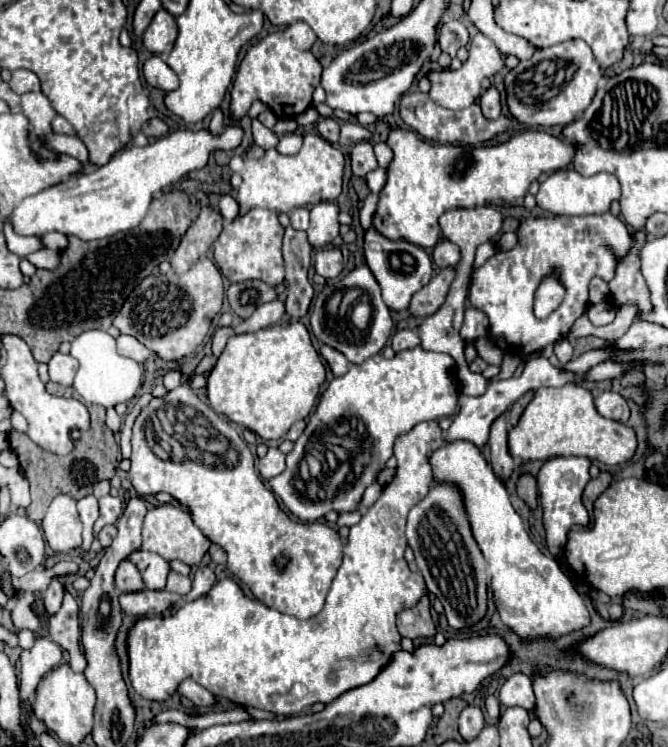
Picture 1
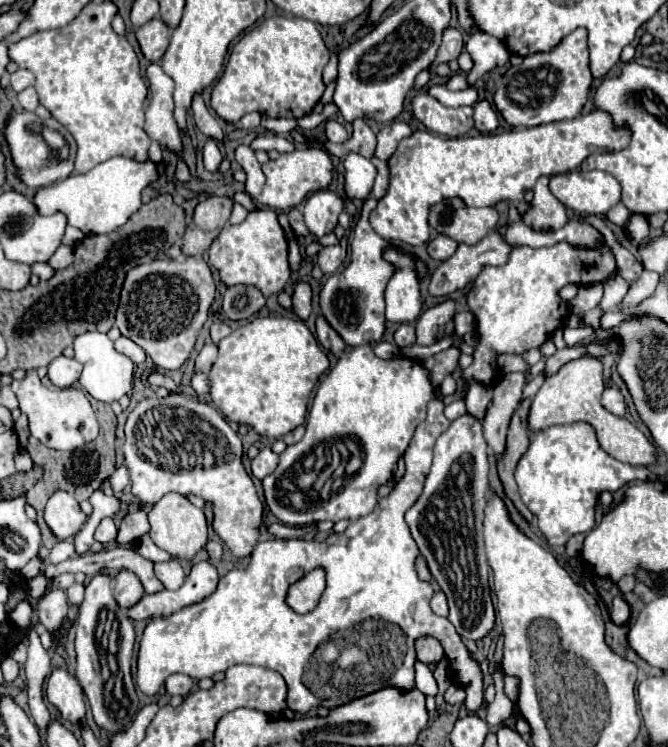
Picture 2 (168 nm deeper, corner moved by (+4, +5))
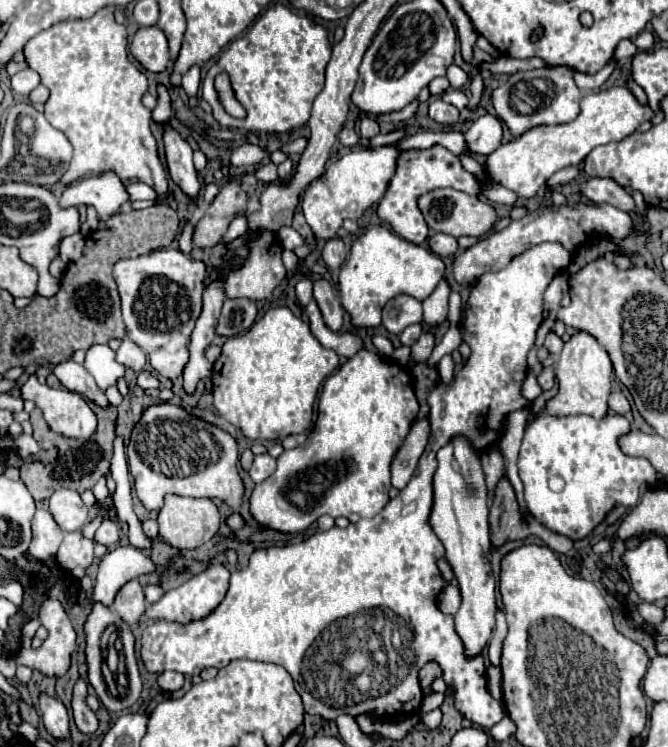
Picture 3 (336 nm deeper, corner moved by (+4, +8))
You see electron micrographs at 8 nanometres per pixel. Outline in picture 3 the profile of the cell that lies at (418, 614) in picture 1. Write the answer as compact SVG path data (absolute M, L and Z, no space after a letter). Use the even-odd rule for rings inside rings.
M429 662L427 666L423 666L423 670L419 672L419 684L421 684L425 696L433 694L431 684L433 684L433 680L439 678L439 676L441 676L441 670L439 670L439 664L437 664L437 662Z

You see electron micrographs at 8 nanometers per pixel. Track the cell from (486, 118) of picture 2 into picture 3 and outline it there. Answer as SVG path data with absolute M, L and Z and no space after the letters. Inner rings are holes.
M485 114L471 124L465 134L465 140L469 152L489 156L501 144L501 122L495 116Z

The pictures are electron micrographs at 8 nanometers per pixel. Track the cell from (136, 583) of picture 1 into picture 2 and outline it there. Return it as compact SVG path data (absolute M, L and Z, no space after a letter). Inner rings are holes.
M127 569L119 571L119 575L115 577L113 591L115 591L115 599L121 609L129 609L131 605L135 605L135 601L139 601L145 595L145 589L143 589L139 577Z

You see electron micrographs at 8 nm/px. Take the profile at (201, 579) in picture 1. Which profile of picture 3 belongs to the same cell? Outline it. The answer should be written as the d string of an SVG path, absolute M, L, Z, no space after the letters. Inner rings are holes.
M213 564L205 572L195 574L193 578L189 578L179 588L169 590L157 604L151 604L145 614L151 620L167 620L167 622L179 622L179 624L189 624L193 620L203 620L223 602L223 598L227 594L227 588L229 588L229 576L231 576L231 572L223 564Z

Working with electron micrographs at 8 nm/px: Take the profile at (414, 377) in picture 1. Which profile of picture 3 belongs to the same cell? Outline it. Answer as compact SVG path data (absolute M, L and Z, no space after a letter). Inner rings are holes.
M361 350L355 358L347 360L325 380L319 398L317 422L305 444L293 450L285 450L277 458L275 474L255 486L249 498L251 518L261 528L295 534L309 528L323 514L329 514L333 518L345 516L351 522L377 516L389 502L391 458L395 456L399 442L403 442L403 438L407 436L407 430L417 414L419 402L415 398L409 370L405 366L395 366L395 362L379 362L379 354Z

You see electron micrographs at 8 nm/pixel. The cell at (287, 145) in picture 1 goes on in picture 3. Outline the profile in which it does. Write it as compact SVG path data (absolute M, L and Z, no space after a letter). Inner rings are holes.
M241 144L237 150L233 150L233 154L231 154L231 160L229 160L229 164L231 166L253 166L253 164L257 164L259 160L263 160L267 154L265 154L265 150L263 148L259 148L259 146L255 146L255 144Z

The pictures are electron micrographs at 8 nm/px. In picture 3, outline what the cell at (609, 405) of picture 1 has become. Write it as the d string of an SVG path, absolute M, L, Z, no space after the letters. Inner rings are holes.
M613 392L613 394L609 396L609 408L611 408L613 412L617 412L617 414L627 414L627 412L631 410L629 400L625 398L623 392Z

